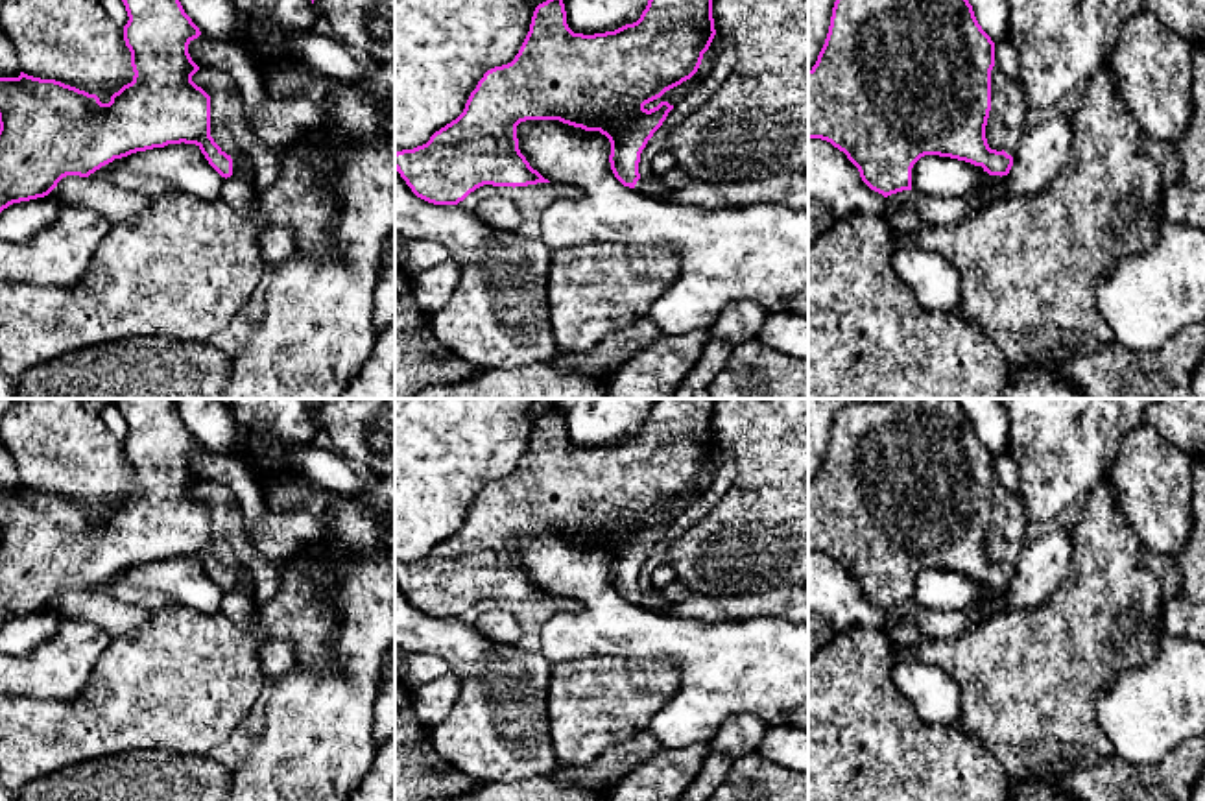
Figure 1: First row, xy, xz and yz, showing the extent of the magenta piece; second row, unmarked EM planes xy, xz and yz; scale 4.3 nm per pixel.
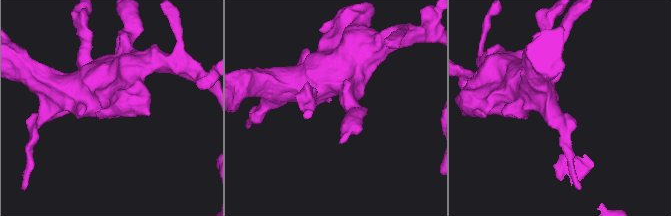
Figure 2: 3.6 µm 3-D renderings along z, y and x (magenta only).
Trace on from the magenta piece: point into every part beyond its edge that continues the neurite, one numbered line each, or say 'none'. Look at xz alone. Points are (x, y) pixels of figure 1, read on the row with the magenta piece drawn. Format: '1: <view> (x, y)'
1: xz (656, 189)

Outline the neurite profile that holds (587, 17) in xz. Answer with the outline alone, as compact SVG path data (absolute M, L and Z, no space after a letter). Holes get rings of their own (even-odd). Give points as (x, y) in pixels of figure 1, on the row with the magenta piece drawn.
M563 0L574 33L614 31L640 18L648 0Z

